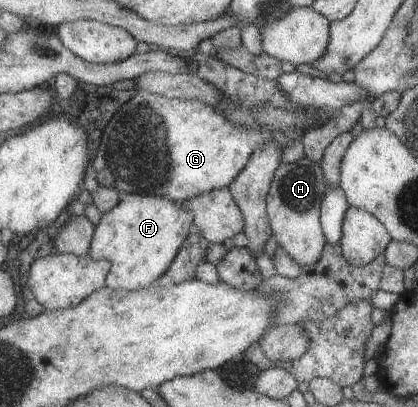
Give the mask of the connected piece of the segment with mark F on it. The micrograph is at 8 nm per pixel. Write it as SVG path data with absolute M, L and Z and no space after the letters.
M122 192L118 203L93 225L94 233L87 256L92 261L107 261L110 270L104 286L112 291L138 291L162 275L172 263L184 239L193 230L190 211L166 197Z

